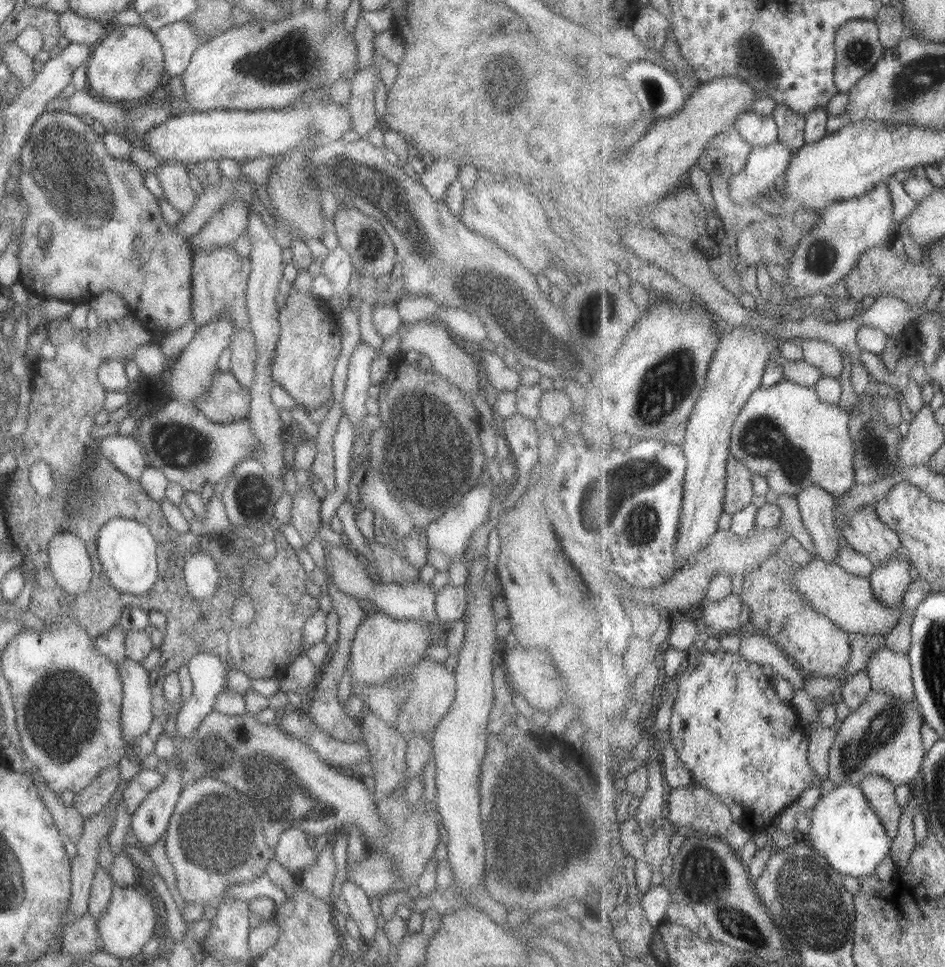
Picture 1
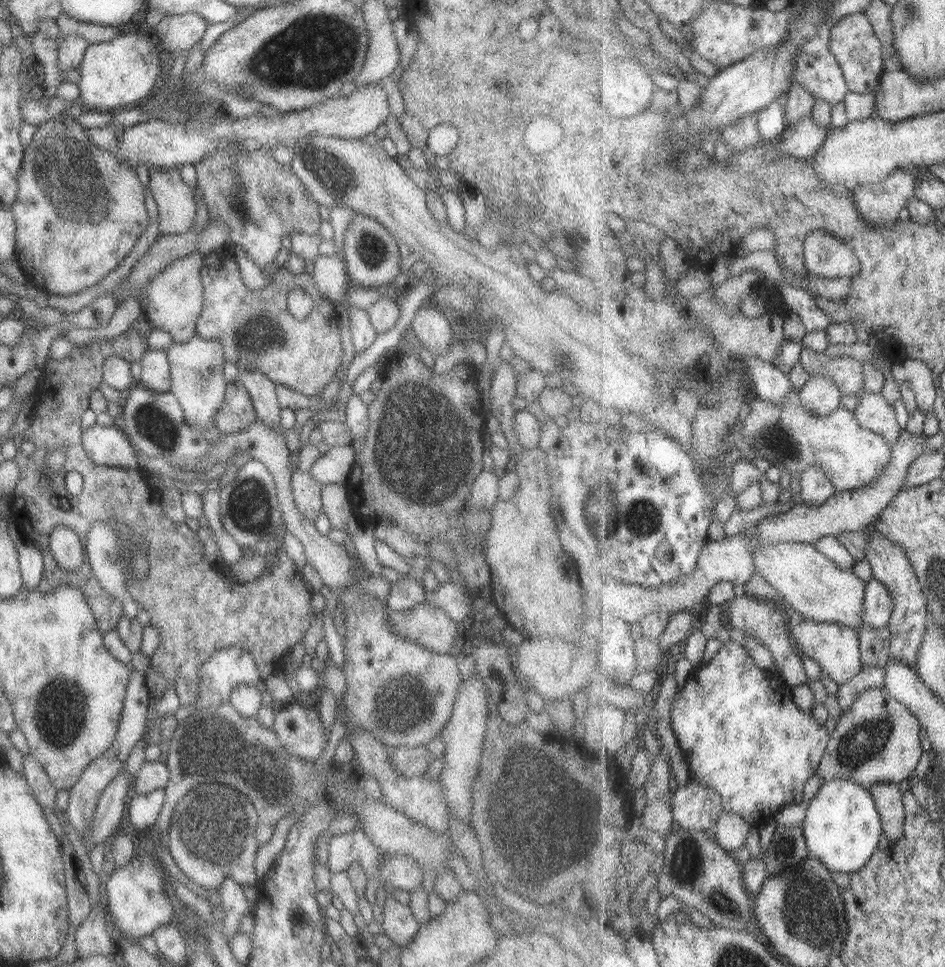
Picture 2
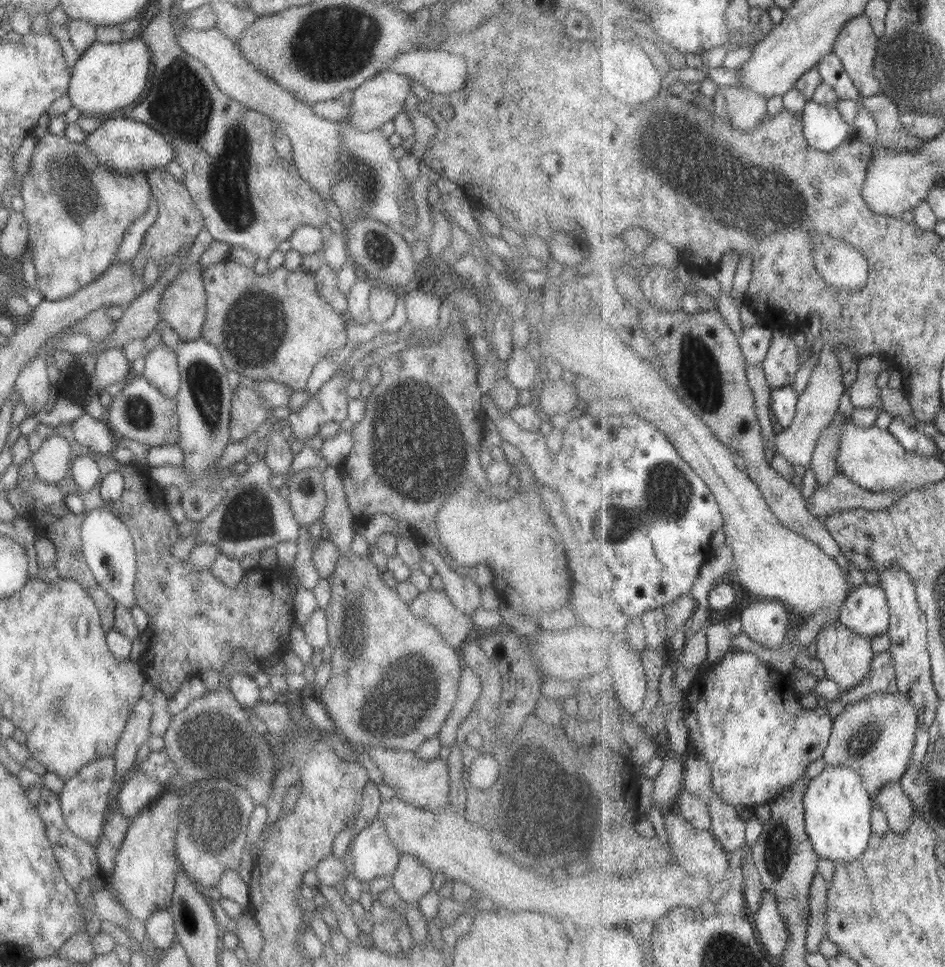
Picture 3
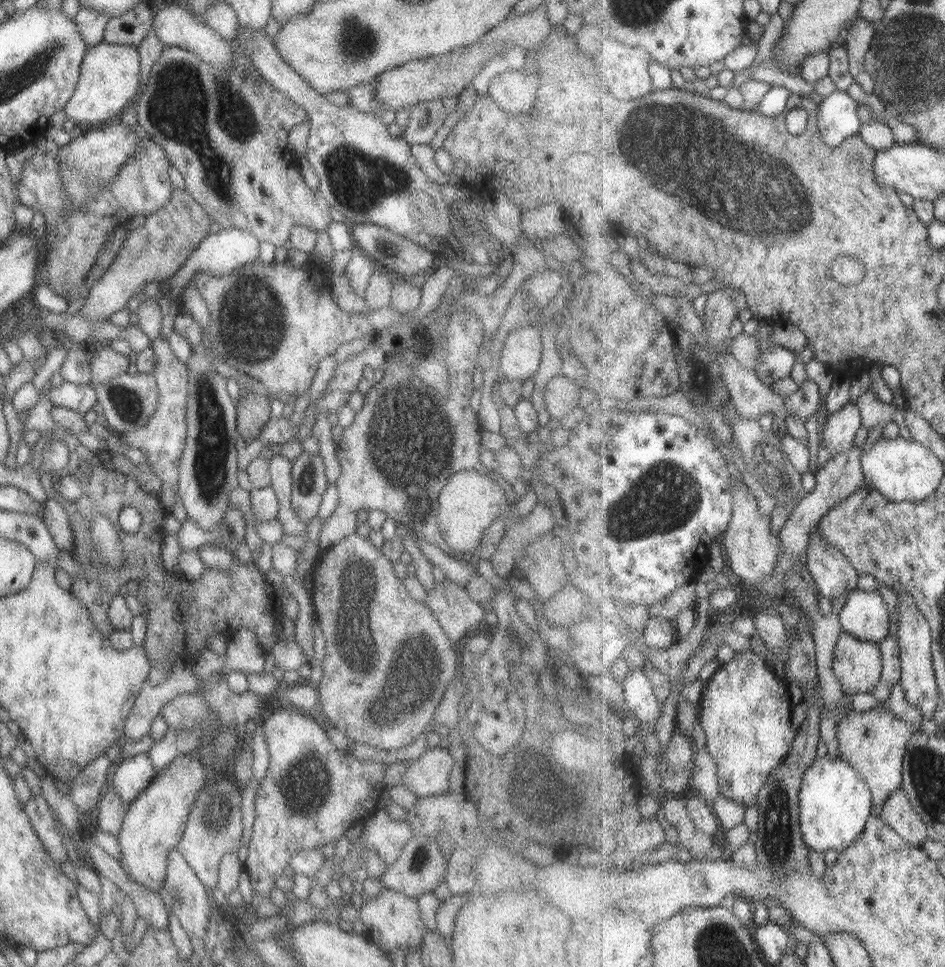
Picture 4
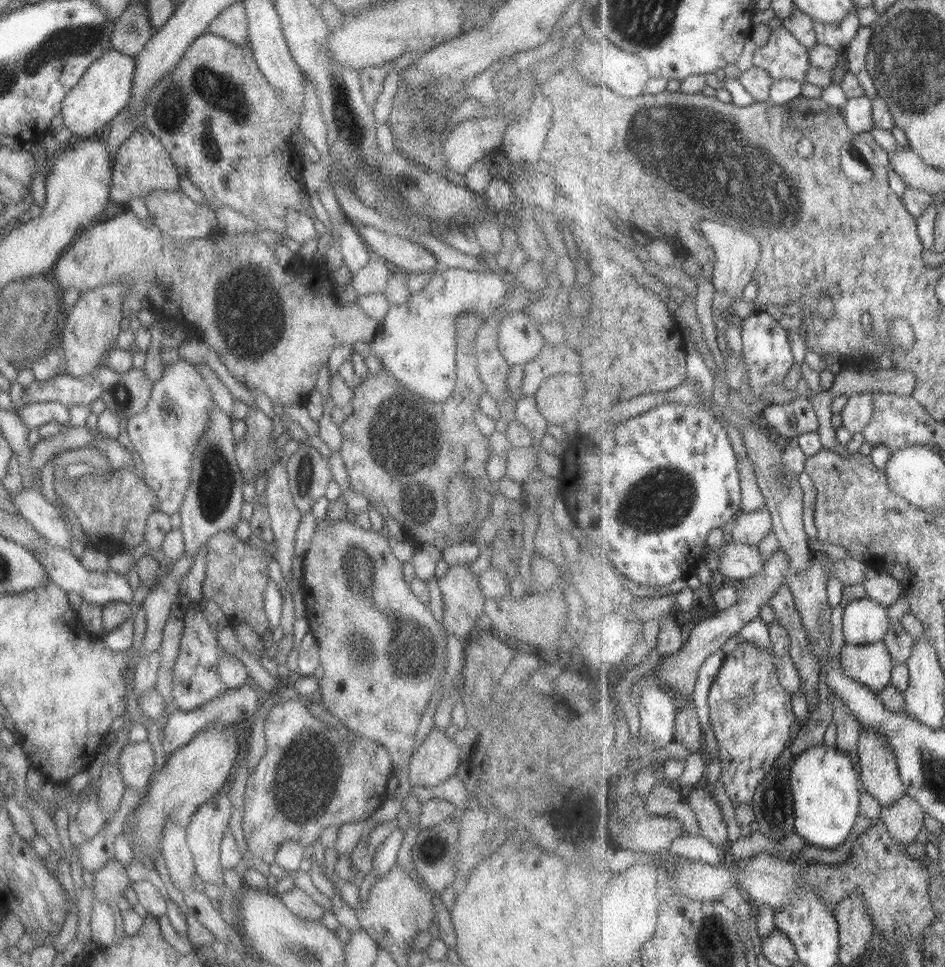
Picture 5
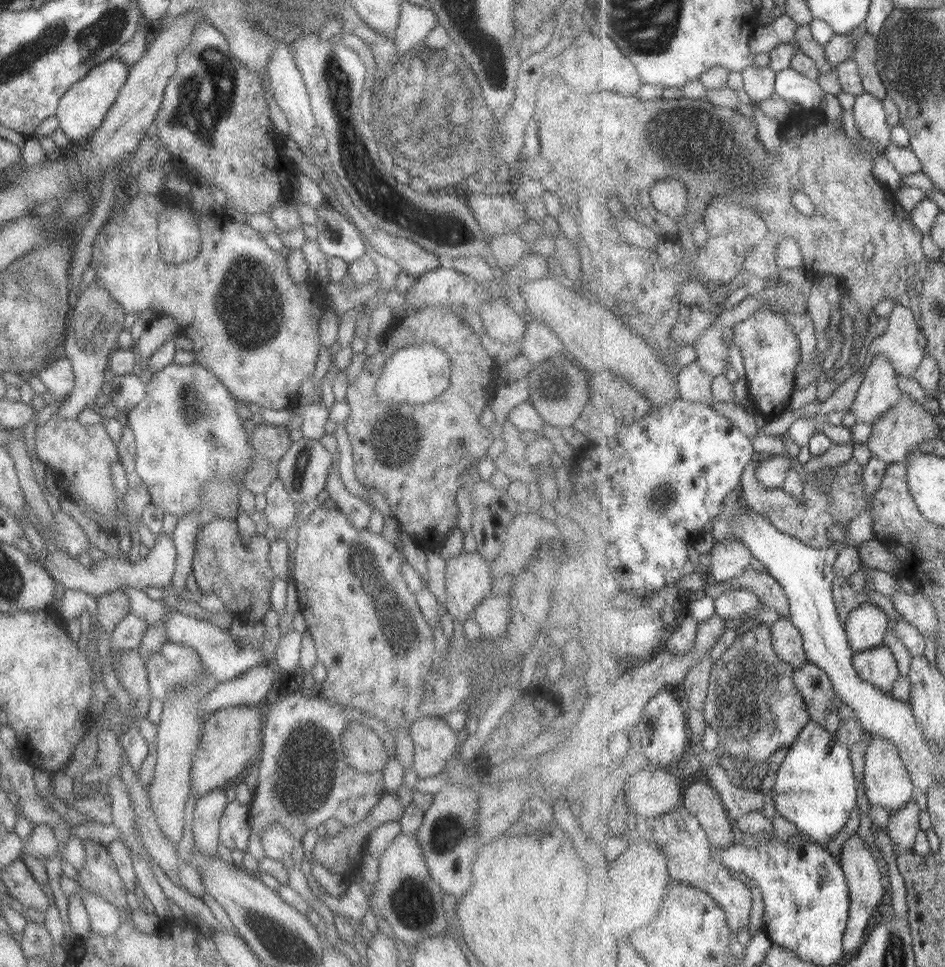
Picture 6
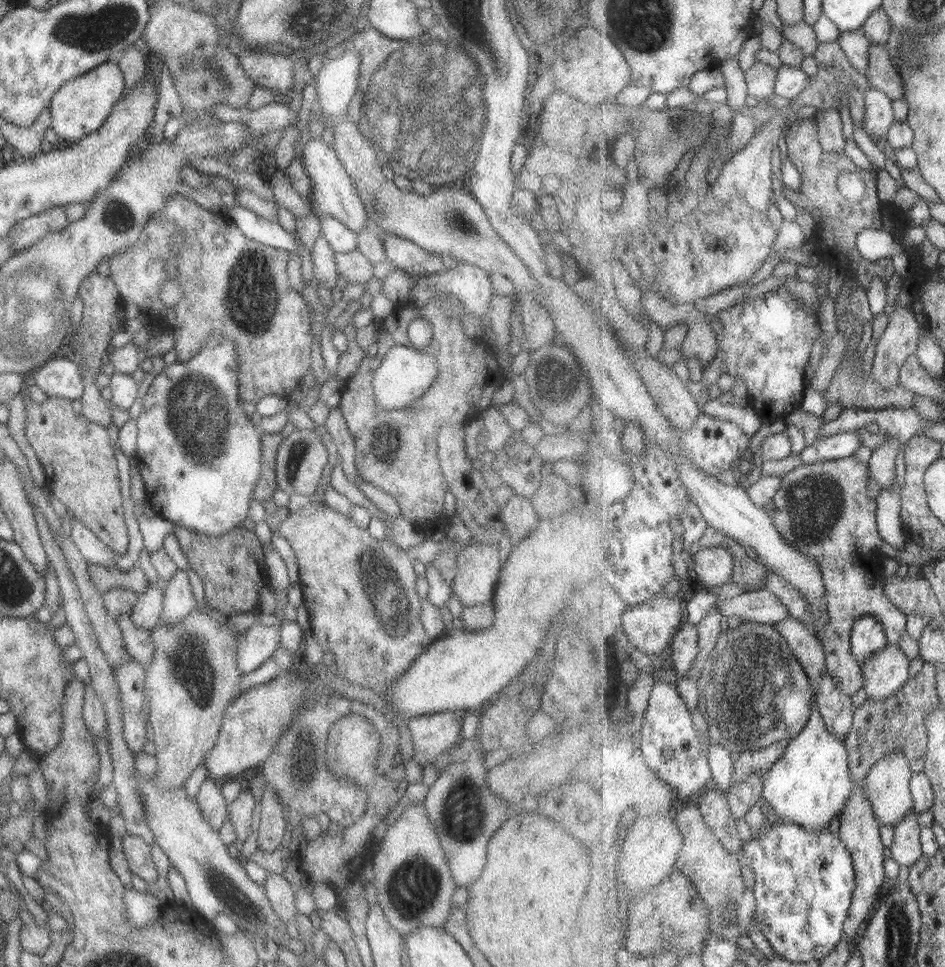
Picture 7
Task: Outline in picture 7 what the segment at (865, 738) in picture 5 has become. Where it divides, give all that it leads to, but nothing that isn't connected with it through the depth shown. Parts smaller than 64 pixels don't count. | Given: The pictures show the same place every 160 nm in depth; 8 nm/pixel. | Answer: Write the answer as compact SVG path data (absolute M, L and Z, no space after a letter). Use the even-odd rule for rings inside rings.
M893 751L878 760L866 774L865 780L863 780L866 795L874 808L877 819L883 825L894 826L899 824L901 820L905 820L909 813L915 811L914 796L911 790L911 781L914 773L912 764L905 756L905 753Z

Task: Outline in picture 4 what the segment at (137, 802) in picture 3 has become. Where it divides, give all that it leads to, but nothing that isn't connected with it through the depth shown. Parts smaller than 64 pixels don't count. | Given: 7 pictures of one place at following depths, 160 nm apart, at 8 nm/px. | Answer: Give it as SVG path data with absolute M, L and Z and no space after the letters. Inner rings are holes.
M146 753L123 759L111 777L112 787L122 807L126 809L155 775L156 770Z

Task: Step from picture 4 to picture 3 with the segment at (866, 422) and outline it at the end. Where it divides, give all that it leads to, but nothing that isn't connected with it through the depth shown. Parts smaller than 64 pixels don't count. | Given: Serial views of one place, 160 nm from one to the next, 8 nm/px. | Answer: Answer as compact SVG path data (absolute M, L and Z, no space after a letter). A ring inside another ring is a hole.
M871 355L860 359L857 378L847 390L854 408L875 408L879 412L883 411L881 388L877 386L877 378L883 370L892 368L892 363L883 355Z

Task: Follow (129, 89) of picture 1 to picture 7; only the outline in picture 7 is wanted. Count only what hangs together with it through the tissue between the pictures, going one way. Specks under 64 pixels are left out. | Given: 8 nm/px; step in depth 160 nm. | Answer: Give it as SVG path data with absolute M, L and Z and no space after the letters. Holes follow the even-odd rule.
M114 60L101 63L59 87L50 98L48 106L50 125L57 135L59 145L74 144L82 136L95 132L124 91L124 78Z

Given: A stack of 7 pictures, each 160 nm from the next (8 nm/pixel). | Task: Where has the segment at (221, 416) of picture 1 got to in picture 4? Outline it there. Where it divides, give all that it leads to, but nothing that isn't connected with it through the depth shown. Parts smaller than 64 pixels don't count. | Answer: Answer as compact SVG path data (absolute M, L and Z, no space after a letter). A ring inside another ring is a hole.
M256 390L251 393L245 393L244 396L240 394L235 413L237 433L239 434L240 439L243 439L246 443L256 440L257 434L261 432L261 428L265 426L267 420L272 418L270 415L268 398Z

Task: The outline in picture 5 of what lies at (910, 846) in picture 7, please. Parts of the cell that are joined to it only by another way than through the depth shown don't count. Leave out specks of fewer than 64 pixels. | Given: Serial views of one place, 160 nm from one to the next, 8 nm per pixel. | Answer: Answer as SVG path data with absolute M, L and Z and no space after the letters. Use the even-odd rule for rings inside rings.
M905 795L895 804L882 807L880 820L883 820L894 840L906 845L919 839L925 830L926 810L912 797Z

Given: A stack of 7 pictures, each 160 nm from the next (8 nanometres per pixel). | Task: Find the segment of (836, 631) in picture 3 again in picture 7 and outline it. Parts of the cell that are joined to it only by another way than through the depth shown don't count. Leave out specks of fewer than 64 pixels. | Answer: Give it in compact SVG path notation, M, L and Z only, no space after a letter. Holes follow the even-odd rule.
M890 643L862 661L864 689L869 698L885 700L901 690L909 680L909 661L898 645Z

